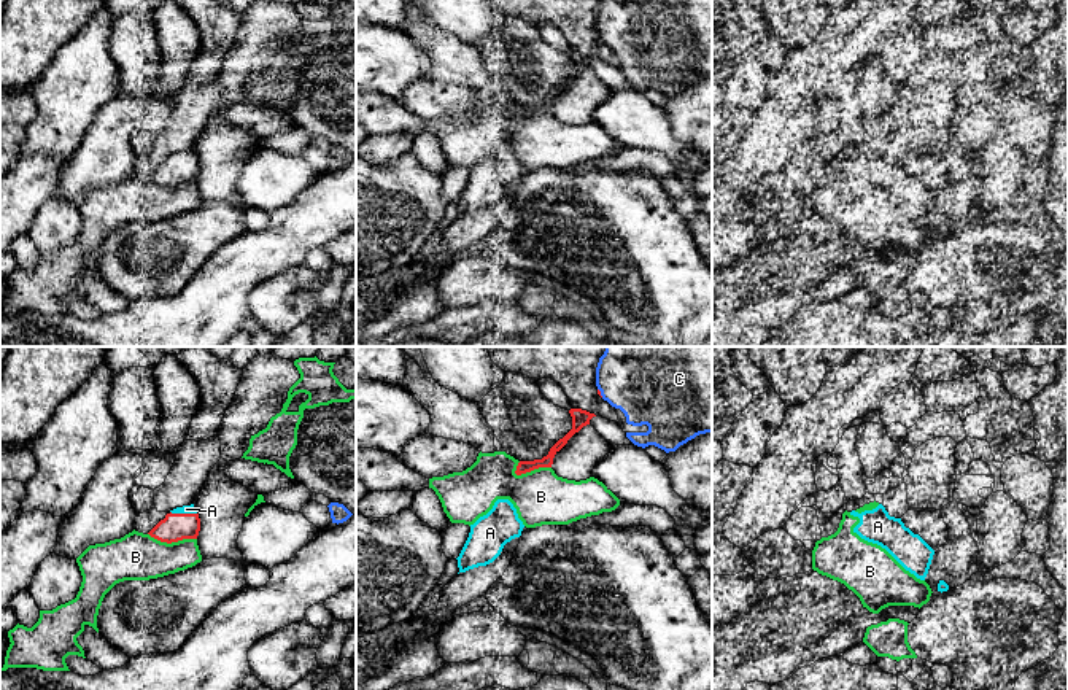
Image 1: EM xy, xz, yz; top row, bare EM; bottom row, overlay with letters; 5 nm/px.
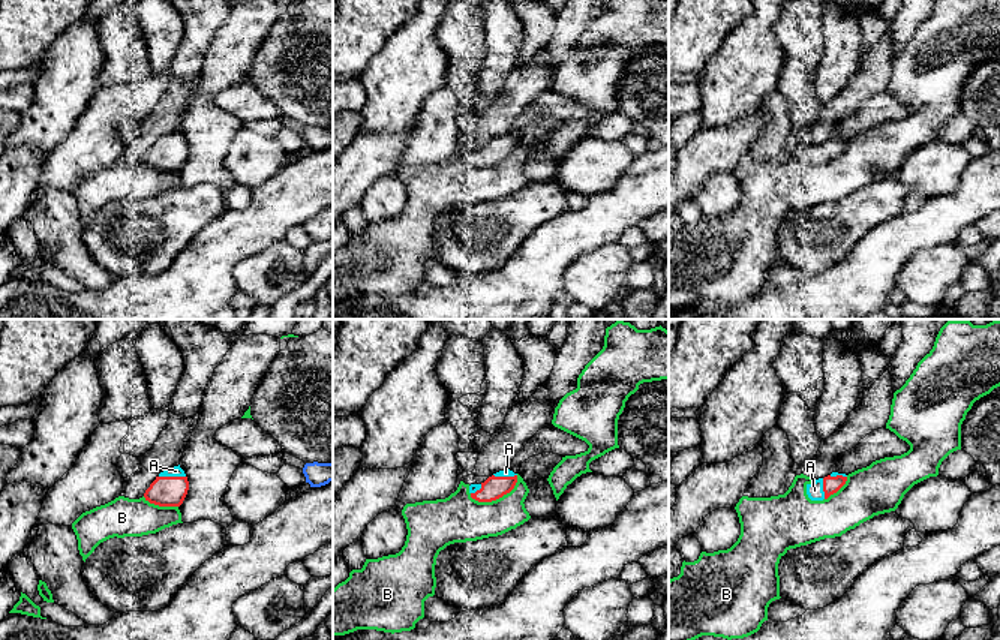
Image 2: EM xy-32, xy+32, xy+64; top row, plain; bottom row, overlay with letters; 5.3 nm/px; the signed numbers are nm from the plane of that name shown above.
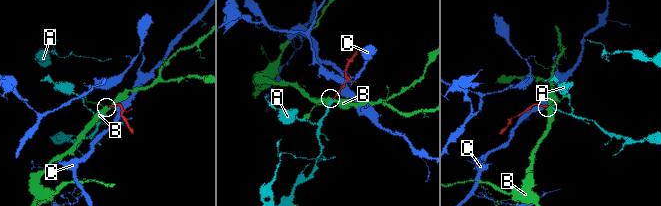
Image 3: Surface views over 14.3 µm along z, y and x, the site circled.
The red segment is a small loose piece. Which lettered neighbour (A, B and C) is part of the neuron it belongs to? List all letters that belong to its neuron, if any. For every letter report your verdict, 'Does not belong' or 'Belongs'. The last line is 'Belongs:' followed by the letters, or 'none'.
A: Belongs
B: Does not belong
C: Does not belong
Belongs: A

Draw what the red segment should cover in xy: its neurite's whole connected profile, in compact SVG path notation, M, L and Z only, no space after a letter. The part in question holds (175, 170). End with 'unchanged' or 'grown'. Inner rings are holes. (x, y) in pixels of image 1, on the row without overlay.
M194 148L170 154L148 178L161 186L197 183L200 162Z; grown

